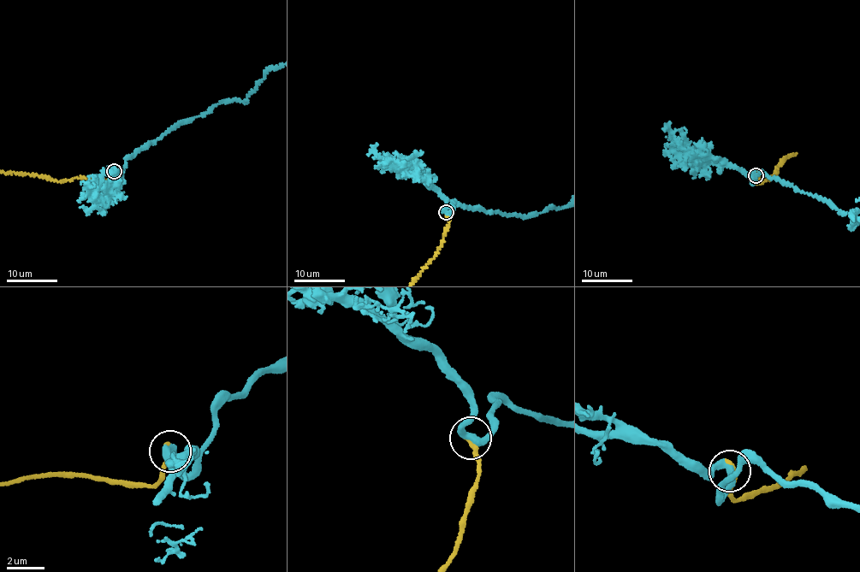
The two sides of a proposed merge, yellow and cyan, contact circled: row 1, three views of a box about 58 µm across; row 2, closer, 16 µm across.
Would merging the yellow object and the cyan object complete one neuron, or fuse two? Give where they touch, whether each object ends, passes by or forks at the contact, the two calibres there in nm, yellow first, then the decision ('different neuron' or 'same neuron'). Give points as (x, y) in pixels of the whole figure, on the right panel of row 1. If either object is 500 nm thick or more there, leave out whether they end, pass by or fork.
place (756, 175); yellow ends; cyan passes by; calibres 320 and 400 nm; same neuron

